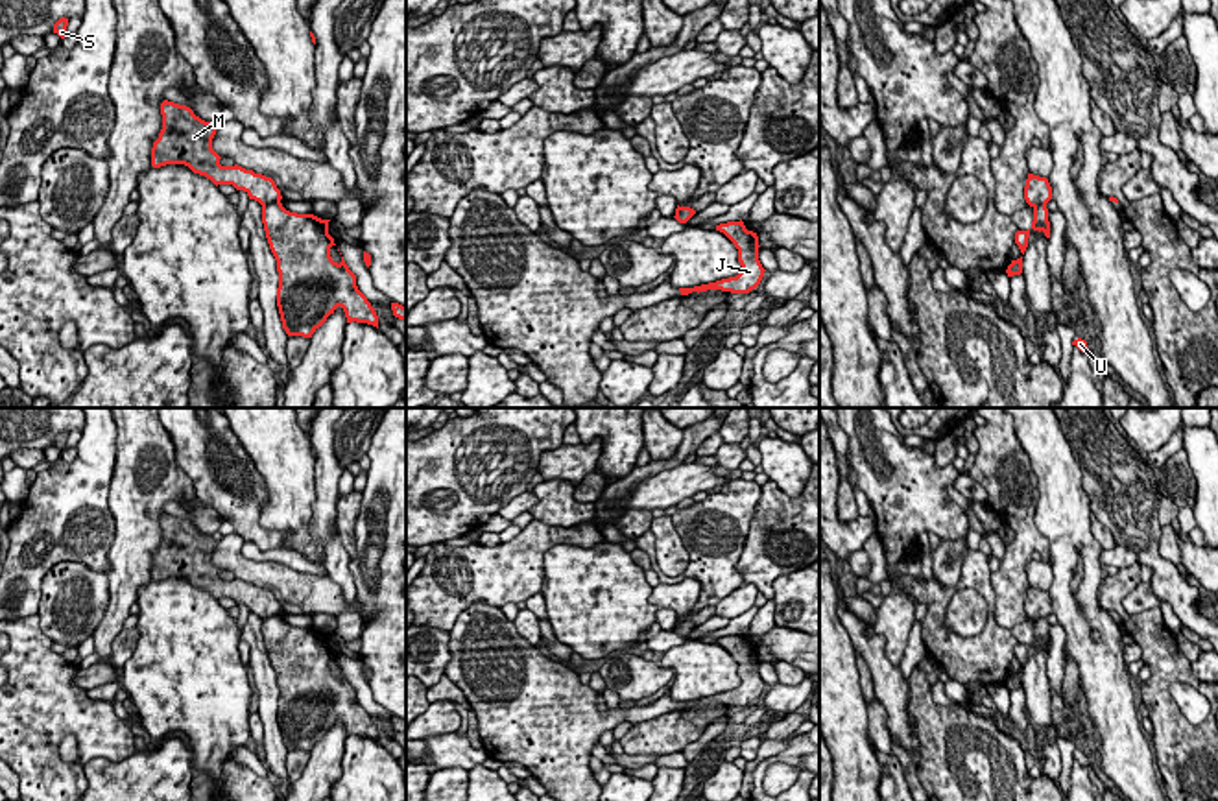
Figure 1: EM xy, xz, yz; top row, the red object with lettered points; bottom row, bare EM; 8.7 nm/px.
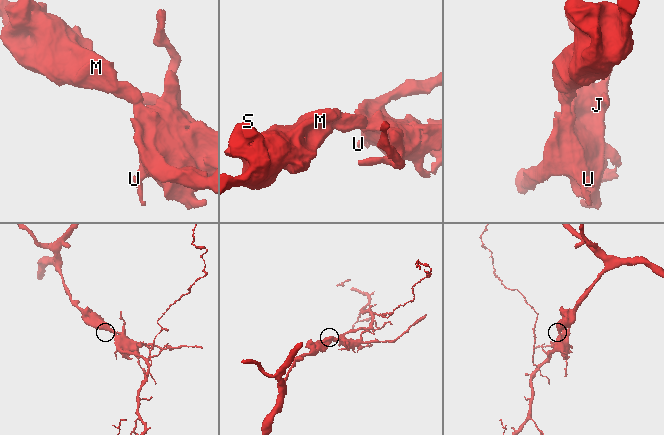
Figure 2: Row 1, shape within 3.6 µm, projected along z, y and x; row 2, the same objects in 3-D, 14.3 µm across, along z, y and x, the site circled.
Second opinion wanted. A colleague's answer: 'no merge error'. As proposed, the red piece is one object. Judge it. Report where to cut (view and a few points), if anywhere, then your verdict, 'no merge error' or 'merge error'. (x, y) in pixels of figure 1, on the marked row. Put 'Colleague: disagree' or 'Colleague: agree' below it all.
cut in xy along (279, 200), (262, 205); merge error
Colleague: disagree

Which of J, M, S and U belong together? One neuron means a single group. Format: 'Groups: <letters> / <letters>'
Groups: J U / M S

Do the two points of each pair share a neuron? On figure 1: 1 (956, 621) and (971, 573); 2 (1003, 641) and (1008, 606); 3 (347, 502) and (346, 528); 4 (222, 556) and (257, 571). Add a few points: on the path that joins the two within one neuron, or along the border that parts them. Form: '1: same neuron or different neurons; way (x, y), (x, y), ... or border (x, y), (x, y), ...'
1: different neurons; border (973, 587), (955, 595), (945, 628)
2: different neurons; border (993, 609), (993, 619), (1010, 630)
3: same neuron; way (347, 508), (346, 523)
4: same neuron; way (231, 558), (248, 571)

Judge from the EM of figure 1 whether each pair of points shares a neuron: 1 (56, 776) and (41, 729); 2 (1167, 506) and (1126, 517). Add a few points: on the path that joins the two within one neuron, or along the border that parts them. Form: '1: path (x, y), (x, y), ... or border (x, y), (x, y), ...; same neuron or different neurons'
1: path (45, 765), (41, 761), (41, 741); same neuron
2: border (1161, 497), (1159, 526); different neurons

